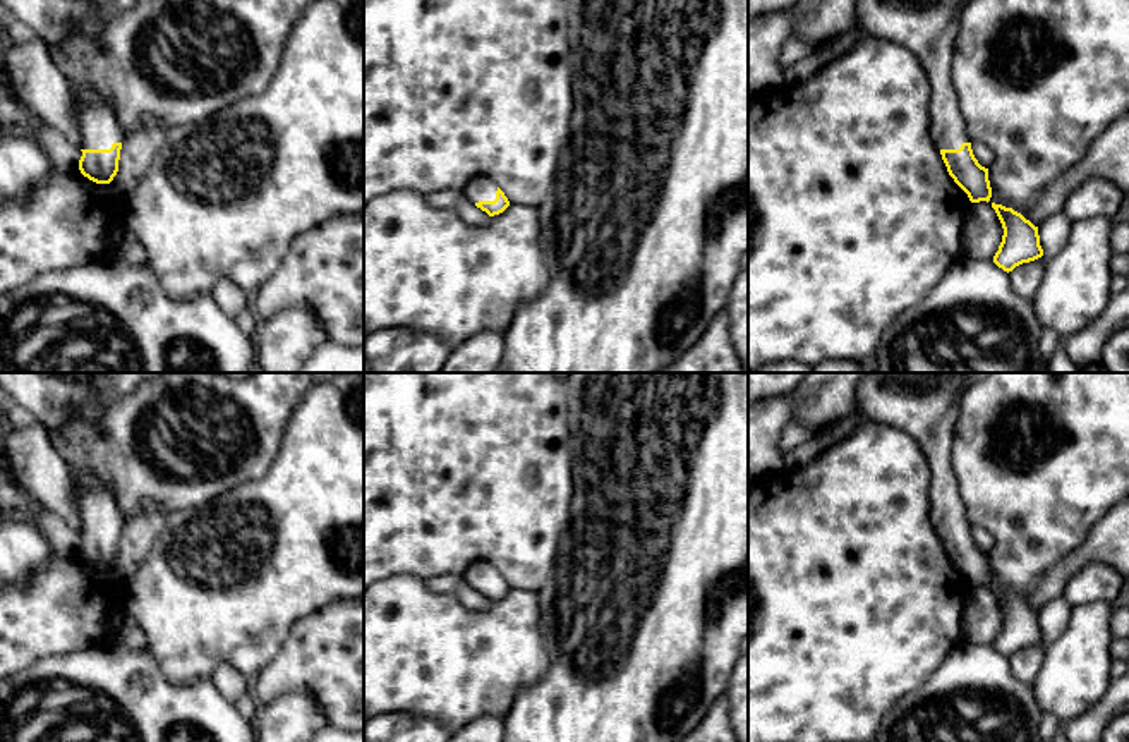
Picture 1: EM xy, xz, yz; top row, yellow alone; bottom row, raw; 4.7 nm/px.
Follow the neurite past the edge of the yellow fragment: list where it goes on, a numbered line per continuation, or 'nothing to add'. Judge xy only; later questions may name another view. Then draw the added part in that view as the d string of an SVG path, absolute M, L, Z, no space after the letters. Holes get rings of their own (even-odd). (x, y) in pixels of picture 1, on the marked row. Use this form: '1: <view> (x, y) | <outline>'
1: xy (98, 126) | M93 101L77 117L81 132L81 149L110 149L113 143L122 143L125 132L120 129L110 101Z

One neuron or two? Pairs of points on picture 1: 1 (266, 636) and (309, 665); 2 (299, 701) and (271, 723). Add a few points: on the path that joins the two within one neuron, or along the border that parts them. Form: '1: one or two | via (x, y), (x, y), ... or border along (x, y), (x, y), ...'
1: two | border along (306, 614), (292, 626), (277, 653), (254, 675)
2: one | via (292, 708), (278, 722)

